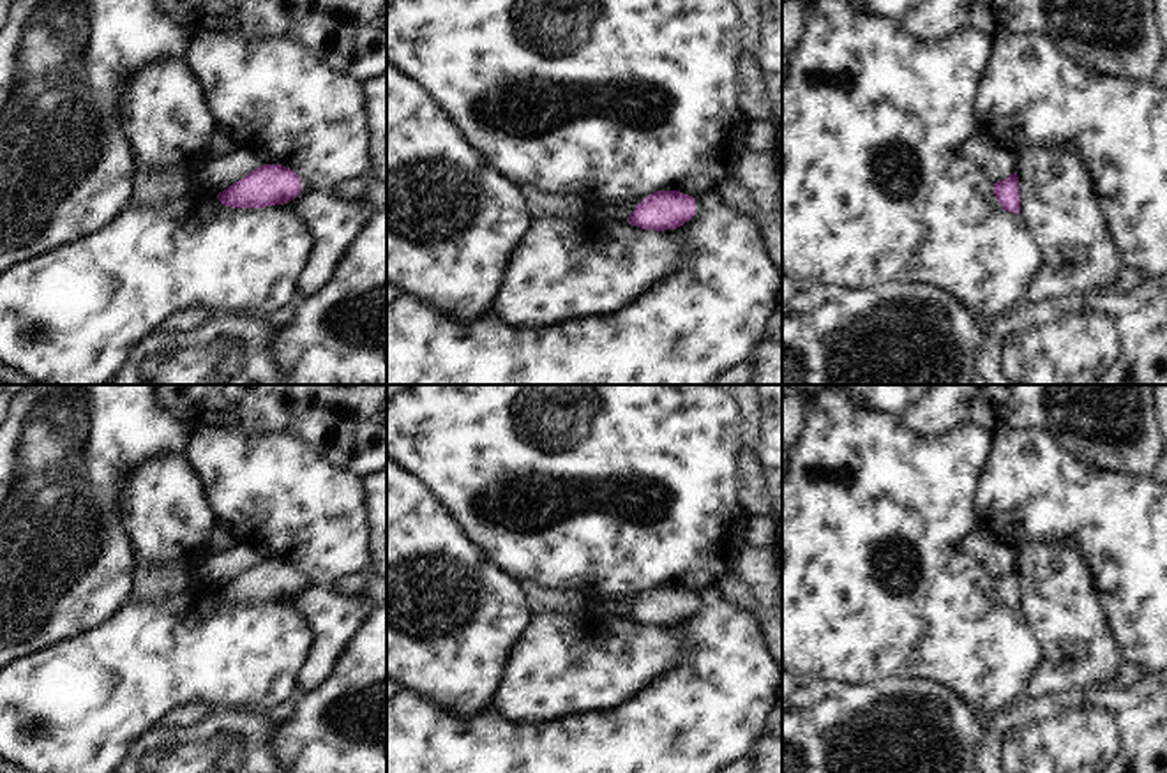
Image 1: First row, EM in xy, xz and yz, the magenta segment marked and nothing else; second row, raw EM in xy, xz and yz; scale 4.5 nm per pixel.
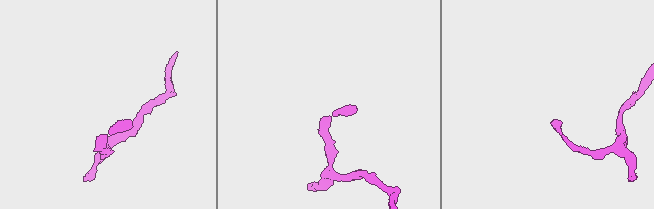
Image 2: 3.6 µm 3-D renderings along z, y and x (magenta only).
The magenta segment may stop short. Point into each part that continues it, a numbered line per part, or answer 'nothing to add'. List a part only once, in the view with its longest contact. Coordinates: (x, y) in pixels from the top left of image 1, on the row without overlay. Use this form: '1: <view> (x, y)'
nothing to add

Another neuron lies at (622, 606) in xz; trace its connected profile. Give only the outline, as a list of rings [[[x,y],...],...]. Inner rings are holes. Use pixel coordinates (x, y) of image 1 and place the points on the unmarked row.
[[[627,593],[623,597],[614,598],[614,600],[600,600],[600,605],[599,605],[597,611],[602,612],[602,614],[607,614],[607,616],[618,614],[618,616],[627,618],[629,612],[632,611],[634,604],[643,595],[644,593]]]

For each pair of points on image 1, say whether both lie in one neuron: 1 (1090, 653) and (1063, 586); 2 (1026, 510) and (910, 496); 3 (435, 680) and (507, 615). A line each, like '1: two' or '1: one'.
1: one
2: two
3: one

